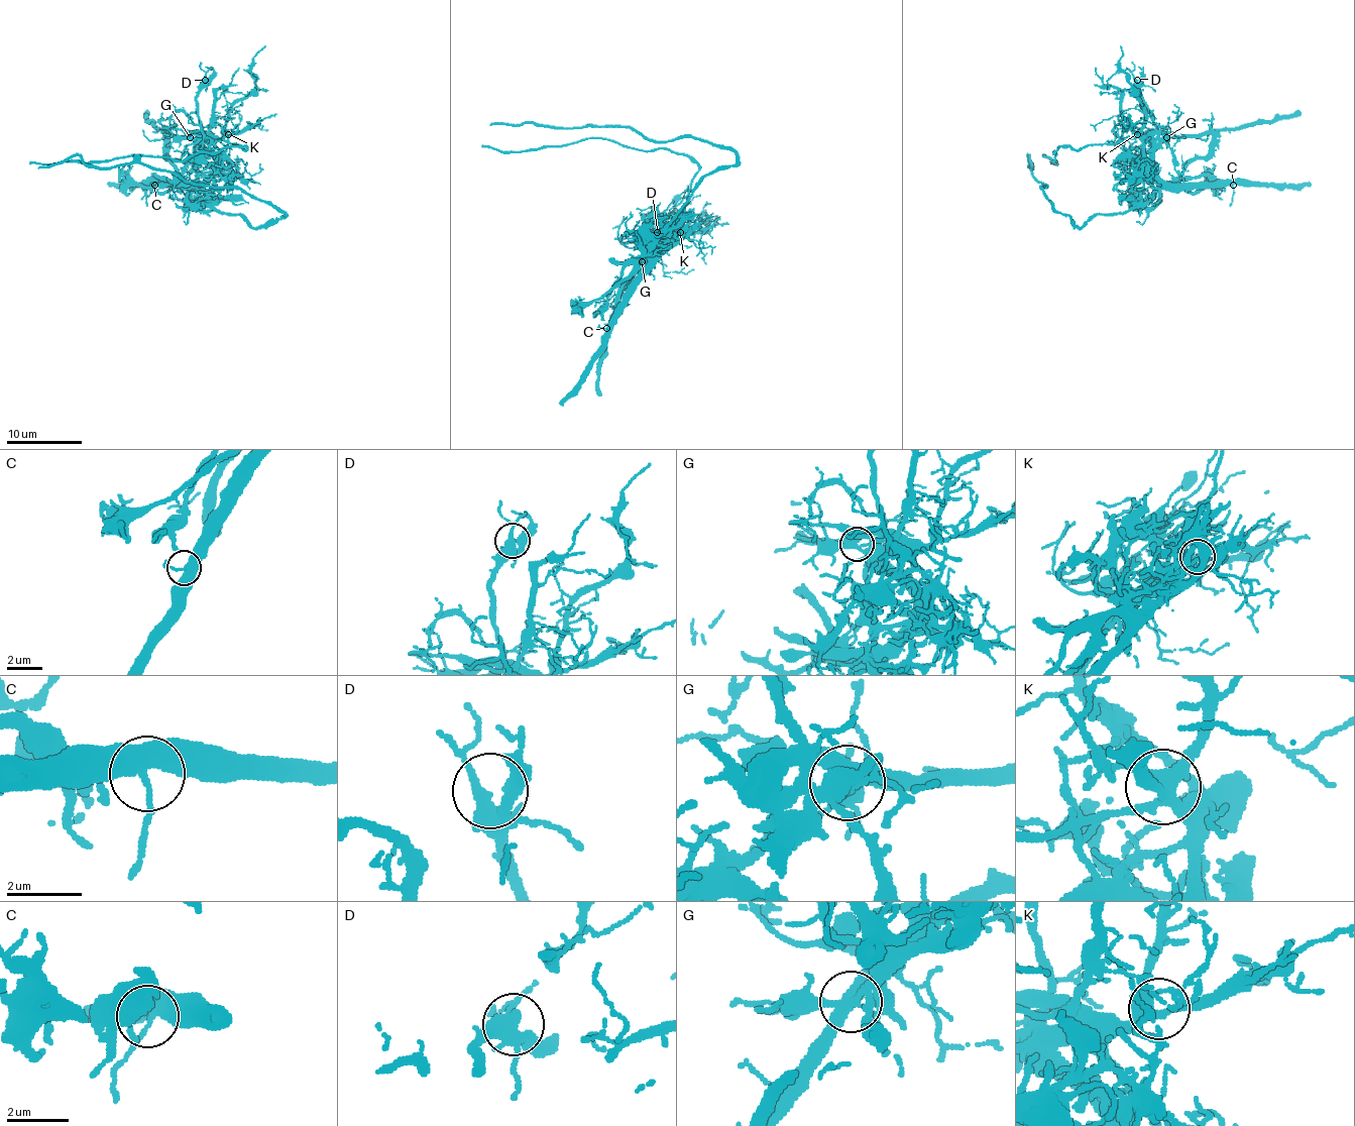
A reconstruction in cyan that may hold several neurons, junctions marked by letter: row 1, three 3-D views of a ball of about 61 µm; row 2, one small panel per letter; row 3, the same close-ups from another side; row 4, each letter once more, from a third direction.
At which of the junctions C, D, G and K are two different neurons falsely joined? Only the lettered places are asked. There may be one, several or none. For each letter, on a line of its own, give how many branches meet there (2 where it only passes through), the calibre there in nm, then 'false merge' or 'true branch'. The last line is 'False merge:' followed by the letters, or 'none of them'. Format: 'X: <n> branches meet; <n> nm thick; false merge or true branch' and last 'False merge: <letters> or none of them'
C: 3 branches meet; 360 nm thick; true branch
D: 5 branches meet; 360 nm thick; true branch
G: 6 branches meet; 400 nm thick; false merge
K: 5 branches meet; 380 nm thick; true branch
False merge: G

